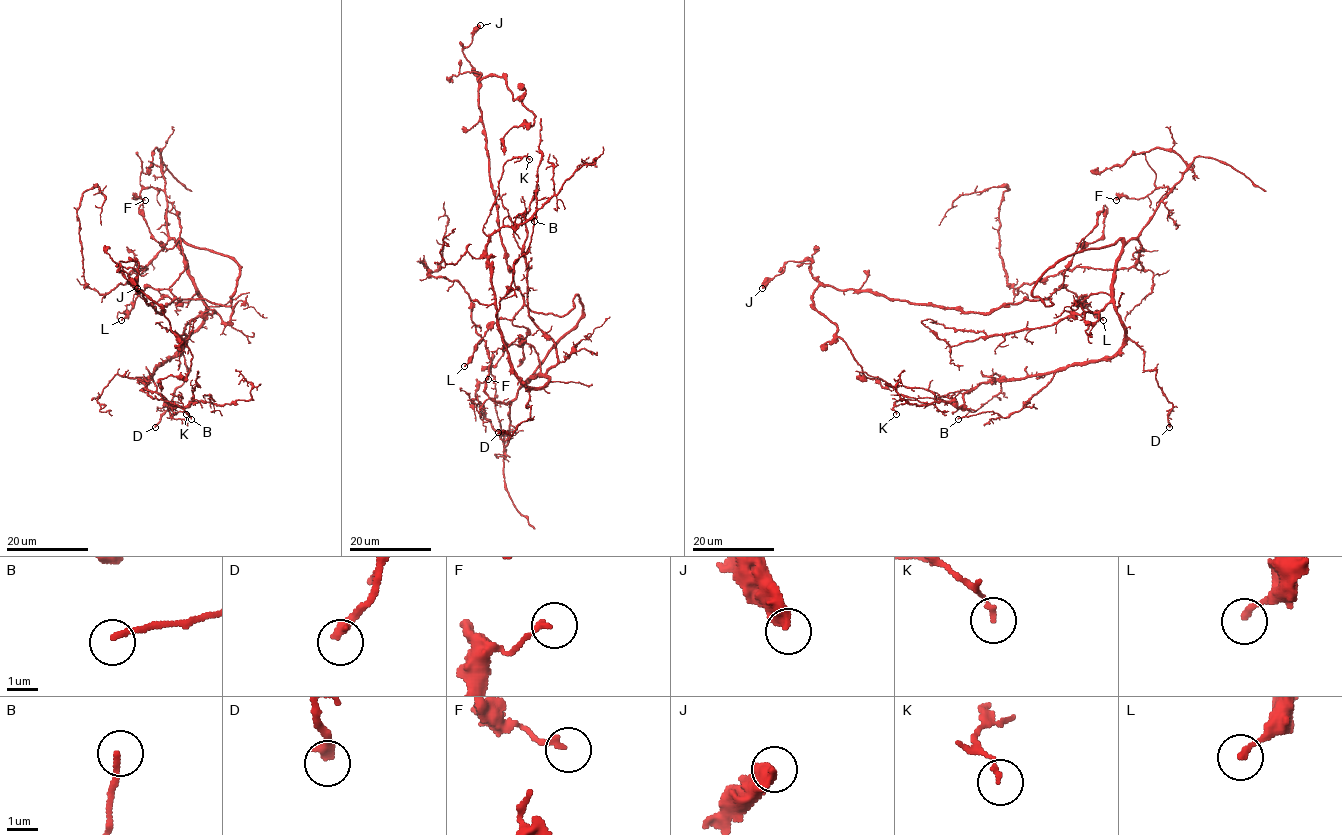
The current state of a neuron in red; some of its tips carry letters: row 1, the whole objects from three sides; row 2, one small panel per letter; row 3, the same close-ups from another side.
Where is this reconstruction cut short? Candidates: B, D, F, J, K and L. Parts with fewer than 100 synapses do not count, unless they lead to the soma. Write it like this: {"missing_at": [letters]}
{"missing_at": []}

